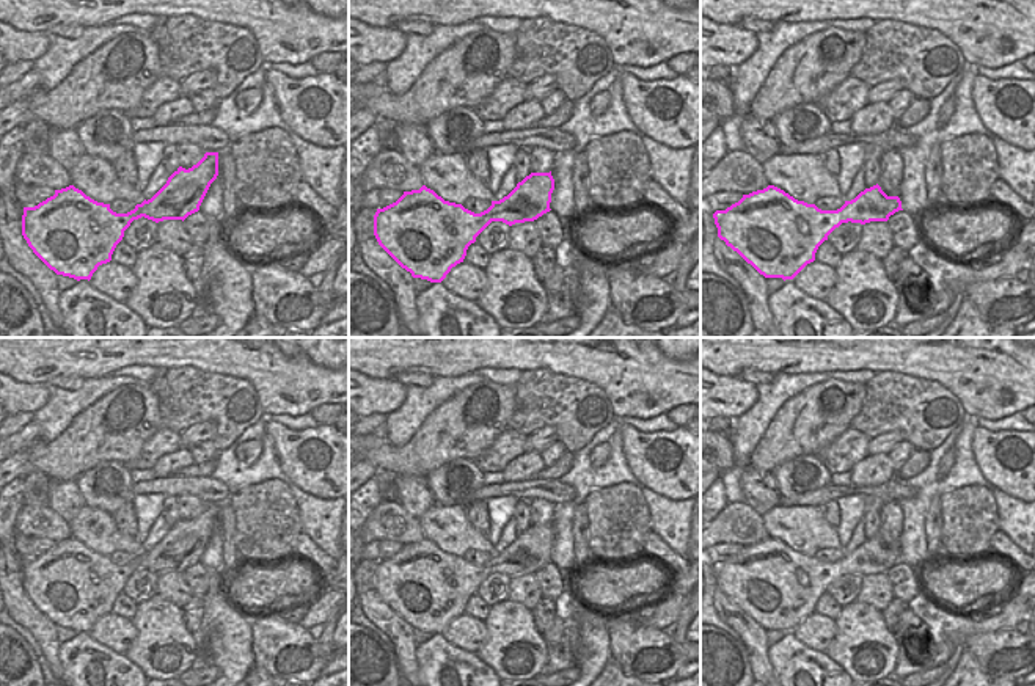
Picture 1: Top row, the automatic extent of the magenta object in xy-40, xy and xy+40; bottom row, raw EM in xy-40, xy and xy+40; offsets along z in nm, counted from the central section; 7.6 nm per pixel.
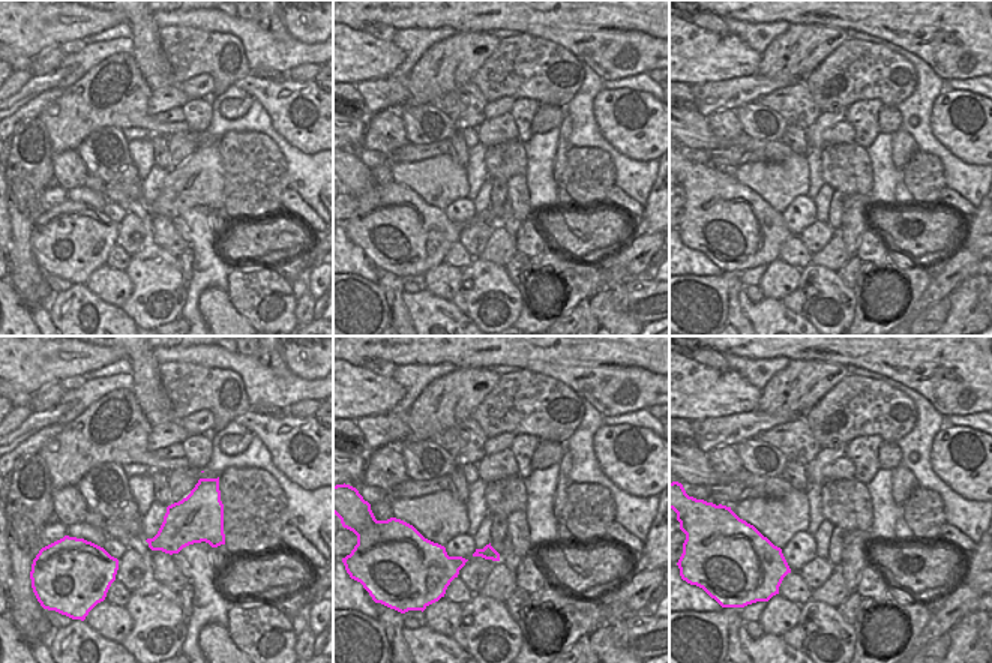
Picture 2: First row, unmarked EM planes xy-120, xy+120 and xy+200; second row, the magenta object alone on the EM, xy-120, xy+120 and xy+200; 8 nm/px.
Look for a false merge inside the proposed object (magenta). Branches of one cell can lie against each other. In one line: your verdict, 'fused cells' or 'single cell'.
single cell

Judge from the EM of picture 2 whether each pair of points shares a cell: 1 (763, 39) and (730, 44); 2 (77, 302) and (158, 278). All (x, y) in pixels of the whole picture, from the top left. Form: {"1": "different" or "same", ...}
{"1": "different", "2": "different"}

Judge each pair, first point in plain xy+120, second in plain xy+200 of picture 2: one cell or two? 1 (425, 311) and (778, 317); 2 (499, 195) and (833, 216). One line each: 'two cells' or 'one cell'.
1: one cell
2: one cell

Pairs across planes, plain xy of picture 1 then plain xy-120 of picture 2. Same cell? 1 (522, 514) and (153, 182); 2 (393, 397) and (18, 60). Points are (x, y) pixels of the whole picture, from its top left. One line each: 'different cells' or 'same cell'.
1: different cells
2: same cell

